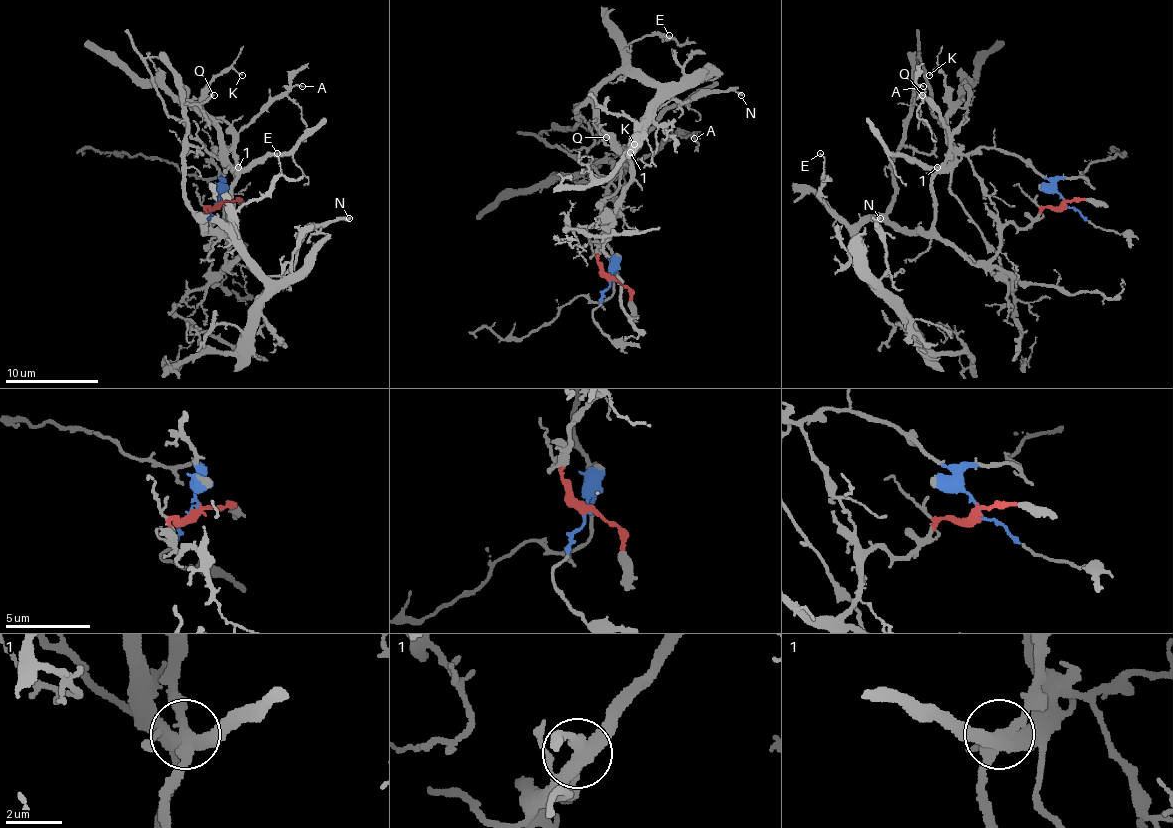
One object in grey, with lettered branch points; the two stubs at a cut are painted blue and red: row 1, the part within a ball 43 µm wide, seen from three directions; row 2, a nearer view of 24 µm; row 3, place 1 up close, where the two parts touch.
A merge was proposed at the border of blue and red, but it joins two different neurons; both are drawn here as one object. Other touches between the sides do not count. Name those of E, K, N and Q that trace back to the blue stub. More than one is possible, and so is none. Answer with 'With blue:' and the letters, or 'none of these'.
With blue: K

